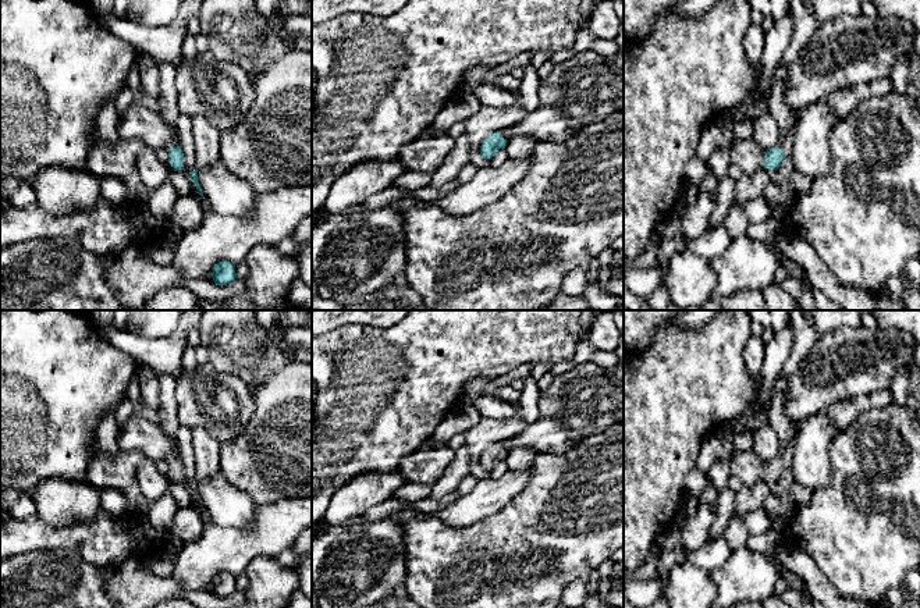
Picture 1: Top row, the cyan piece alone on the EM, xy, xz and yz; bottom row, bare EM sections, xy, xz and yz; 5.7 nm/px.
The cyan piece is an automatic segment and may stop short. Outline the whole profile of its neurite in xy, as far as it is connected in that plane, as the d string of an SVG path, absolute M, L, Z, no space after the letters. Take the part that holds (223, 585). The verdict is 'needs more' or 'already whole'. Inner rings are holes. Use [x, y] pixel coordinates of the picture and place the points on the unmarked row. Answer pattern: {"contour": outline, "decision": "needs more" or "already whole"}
{"contour": "M225 572L219 573L217 576L214 576L212 587L214 595L221 598L227 597L237 590L235 576Z", "decision": "already whole"}

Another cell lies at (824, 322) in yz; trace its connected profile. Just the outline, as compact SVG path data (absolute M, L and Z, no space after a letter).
M811 310L811 321L818 335L842 328L862 327L860 310Z

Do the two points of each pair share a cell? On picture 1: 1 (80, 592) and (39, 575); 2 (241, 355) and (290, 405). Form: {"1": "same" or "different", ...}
{"1": "same", "2": "different"}

